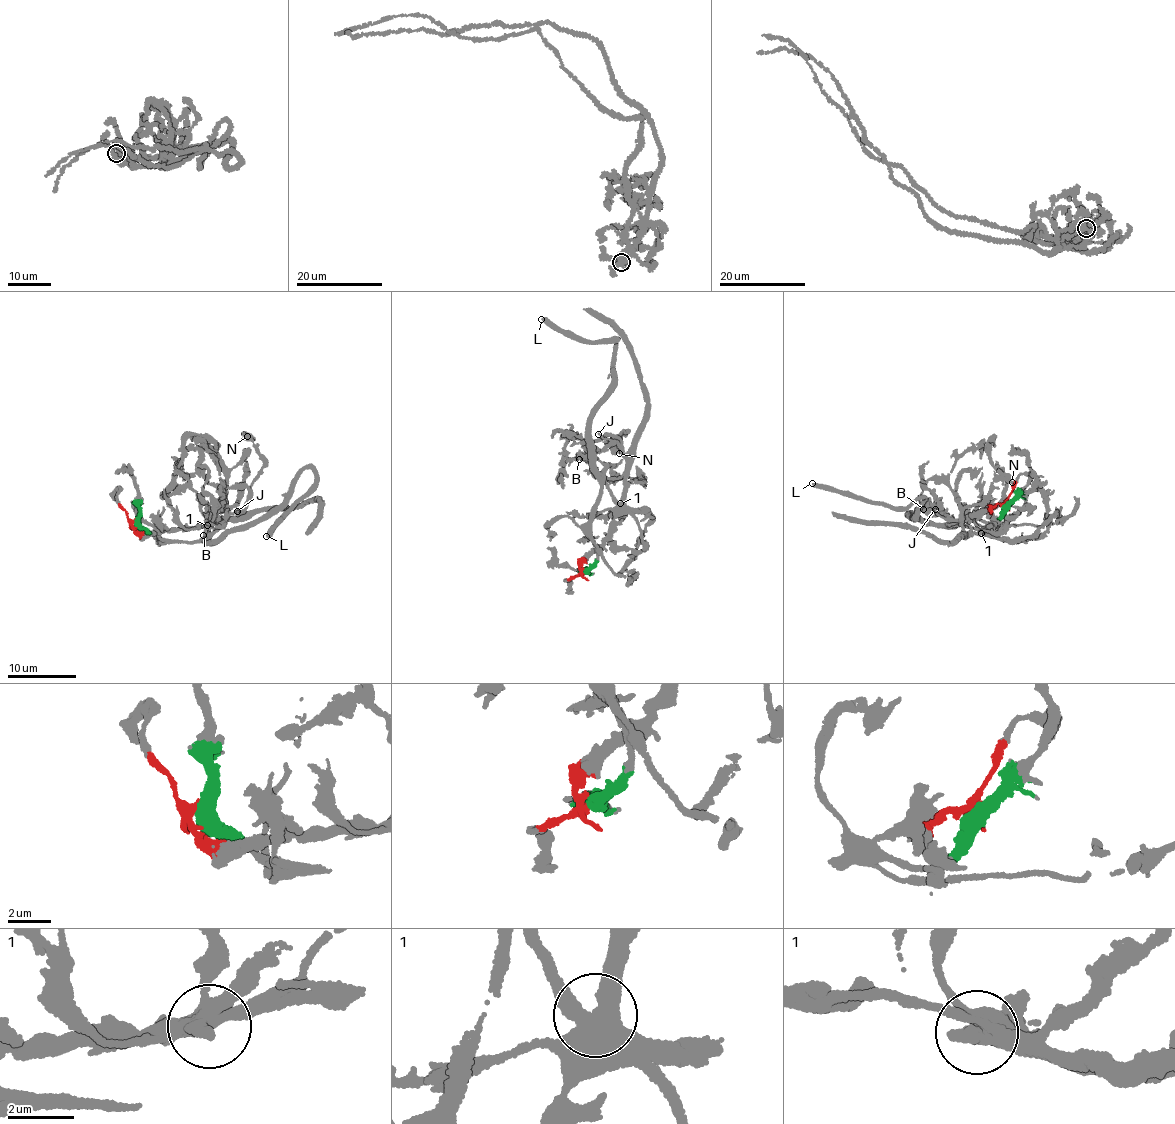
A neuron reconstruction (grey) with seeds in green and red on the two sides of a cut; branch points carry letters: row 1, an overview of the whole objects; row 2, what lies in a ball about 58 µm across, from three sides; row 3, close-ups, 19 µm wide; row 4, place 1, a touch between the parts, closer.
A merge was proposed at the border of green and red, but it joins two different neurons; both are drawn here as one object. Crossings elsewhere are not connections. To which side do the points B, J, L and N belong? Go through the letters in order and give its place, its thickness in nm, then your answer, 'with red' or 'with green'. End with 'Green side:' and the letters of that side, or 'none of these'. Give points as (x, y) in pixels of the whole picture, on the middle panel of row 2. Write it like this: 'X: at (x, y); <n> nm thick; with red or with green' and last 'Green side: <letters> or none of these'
B: at (579, 459); 150 nm thick; with green
J: at (598, 434); 130 nm thick; with red
L: at (541, 319); 440 nm thick; with green
N: at (619, 453); 400 nm thick; with red
Green side: B, L

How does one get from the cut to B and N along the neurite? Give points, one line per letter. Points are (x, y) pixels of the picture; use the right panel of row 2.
B: (1008, 502), (995, 520), (985, 524), (976, 519), (958, 523), (956, 526), (937, 509), (925, 506), (923, 509)
N: (1008, 502), (993, 508), (992, 528), (963, 530), (961, 511), (982, 501), (994, 481), (1012, 482)

